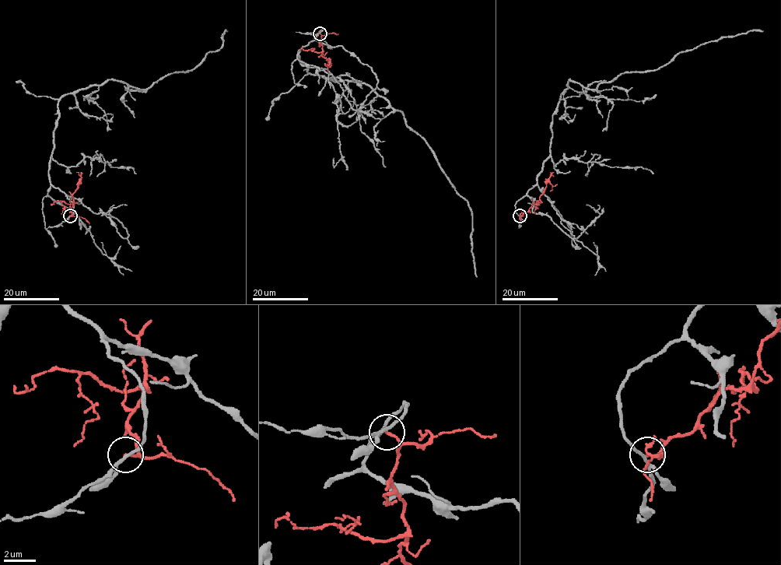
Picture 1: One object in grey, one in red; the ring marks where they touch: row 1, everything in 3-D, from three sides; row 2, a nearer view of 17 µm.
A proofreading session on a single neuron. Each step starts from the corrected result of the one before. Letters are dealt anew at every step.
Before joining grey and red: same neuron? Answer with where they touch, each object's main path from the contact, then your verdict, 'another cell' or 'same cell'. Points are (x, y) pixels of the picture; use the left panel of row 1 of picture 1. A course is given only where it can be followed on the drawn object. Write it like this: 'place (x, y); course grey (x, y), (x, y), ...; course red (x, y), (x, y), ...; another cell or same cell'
place (70, 215); course grey (70, 216), (73, 204), (48, 170), (62, 96), (109, 79), (145, 89), (193, 69), (227, 31); course red (70, 215), (72, 215), (70, 209), (73, 205), (72, 194), (79, 182), (75, 191); another cell

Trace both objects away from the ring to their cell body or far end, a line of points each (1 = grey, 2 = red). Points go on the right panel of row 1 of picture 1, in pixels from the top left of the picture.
1: (520, 216), (515, 204), (550, 154), (552, 117), (569, 79), (595, 89), (702, 44), (763, 31)
2: (520, 215), (539, 202), (548, 182), (552, 185), (550, 191)

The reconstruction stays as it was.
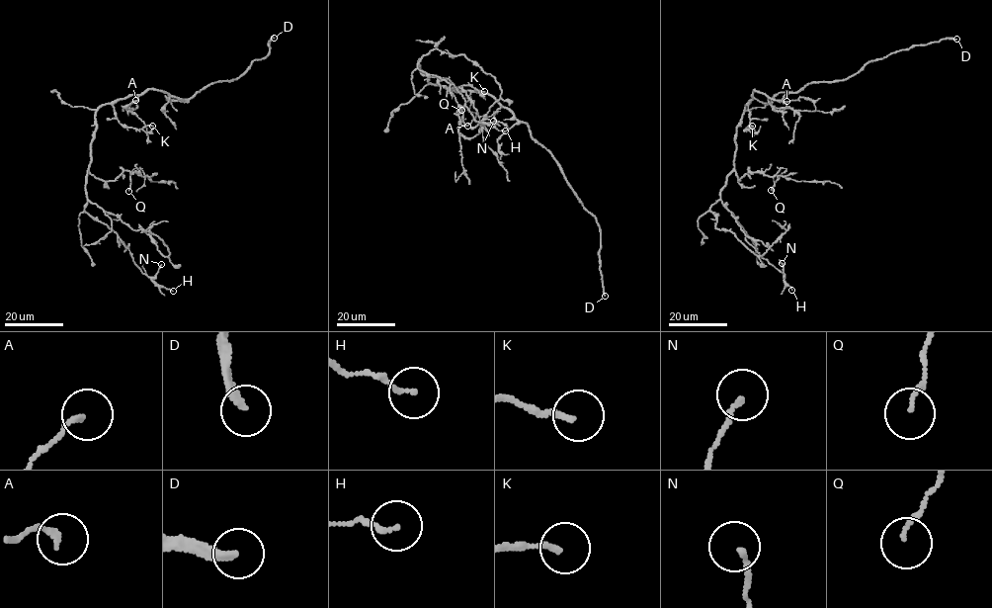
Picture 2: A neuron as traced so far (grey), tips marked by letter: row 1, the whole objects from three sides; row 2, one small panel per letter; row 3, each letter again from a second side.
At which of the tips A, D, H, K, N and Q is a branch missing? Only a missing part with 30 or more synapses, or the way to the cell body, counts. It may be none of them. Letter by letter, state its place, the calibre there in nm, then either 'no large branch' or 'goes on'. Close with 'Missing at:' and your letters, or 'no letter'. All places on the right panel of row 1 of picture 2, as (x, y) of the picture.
A: at (786, 101); 150 nm thick; no large branch
D: at (956, 39); 240 nm thick; goes on
H: at (791, 290); 140 nm thick; no large branch
K: at (752, 126); 150 nm thick; goes on
N: at (782, 263); 140 nm thick; no large branch
Q: at (771, 190); 100 nm thick; no large branch
Missing at: D, K

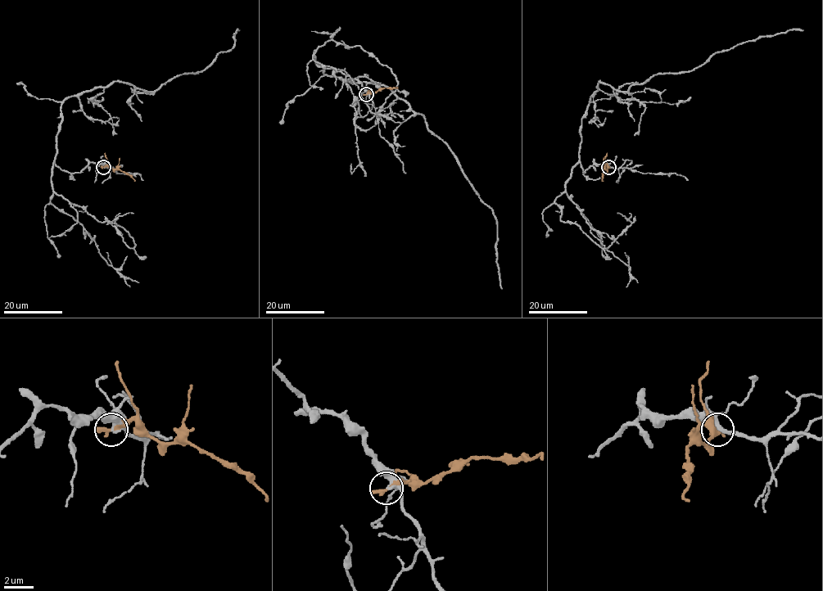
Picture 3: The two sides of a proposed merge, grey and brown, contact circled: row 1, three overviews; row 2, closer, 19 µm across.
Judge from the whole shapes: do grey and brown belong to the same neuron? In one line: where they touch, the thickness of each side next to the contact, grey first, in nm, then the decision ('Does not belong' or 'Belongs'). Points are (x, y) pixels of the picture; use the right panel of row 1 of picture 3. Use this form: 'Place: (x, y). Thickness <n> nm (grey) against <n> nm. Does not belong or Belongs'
Place: (608, 167). Thickness 260 nm (grey) against 320 nm. Does not belong

